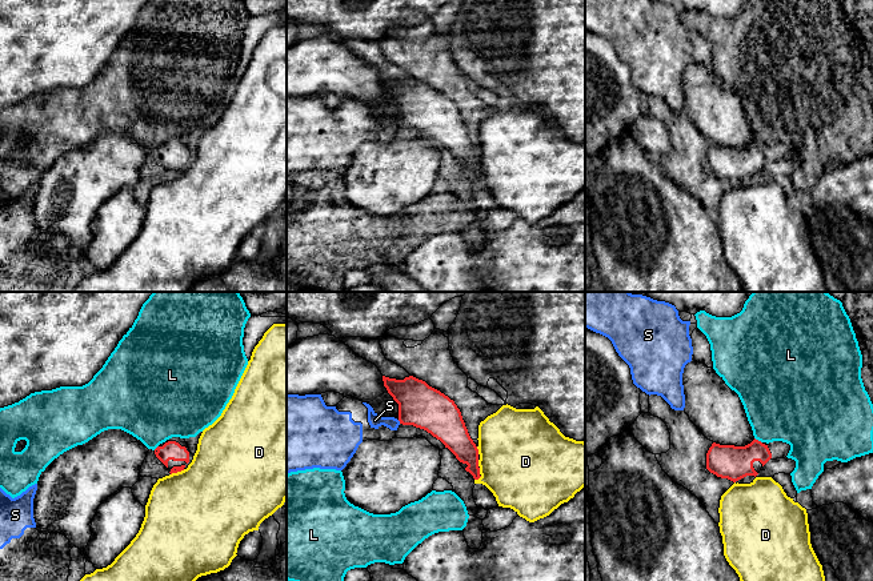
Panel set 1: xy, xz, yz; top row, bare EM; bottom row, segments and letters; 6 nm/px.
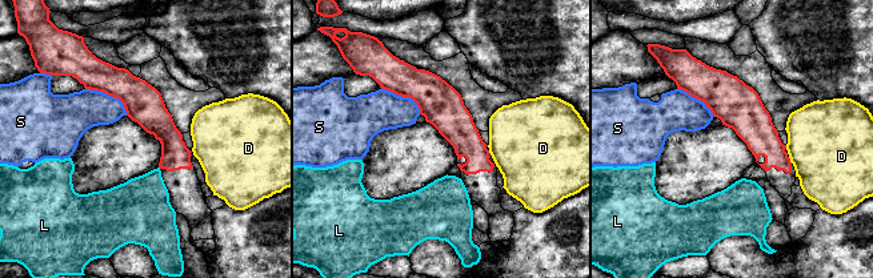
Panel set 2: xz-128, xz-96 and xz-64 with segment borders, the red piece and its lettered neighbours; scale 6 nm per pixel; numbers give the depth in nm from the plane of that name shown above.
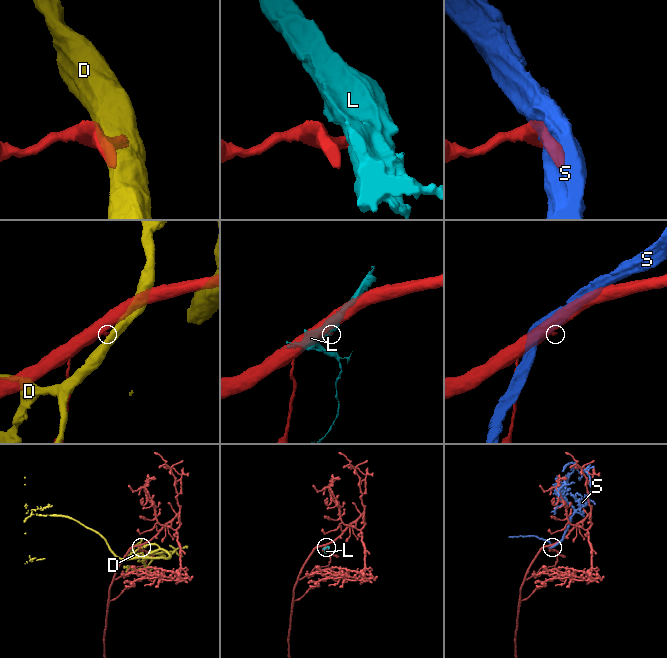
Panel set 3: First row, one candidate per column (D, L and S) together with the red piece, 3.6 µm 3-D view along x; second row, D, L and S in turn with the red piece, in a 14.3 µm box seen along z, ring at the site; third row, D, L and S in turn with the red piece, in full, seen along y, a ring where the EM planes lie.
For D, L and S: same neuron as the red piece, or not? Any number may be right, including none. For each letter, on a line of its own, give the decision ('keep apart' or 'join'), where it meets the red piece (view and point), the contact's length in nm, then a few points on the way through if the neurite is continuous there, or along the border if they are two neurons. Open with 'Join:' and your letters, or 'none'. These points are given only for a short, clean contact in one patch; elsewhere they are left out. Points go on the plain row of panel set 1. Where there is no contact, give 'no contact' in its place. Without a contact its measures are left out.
Join: none
D: keep apart; contact xz (477, 152); length 50 nm; border xz (476, 148), (479, 155)
L: keep apart; contact yz (757, 141); length 60 nm; border yz (755, 139), (761, 144)
S: keep apart; contact xz (399, 121); length 30 nm

